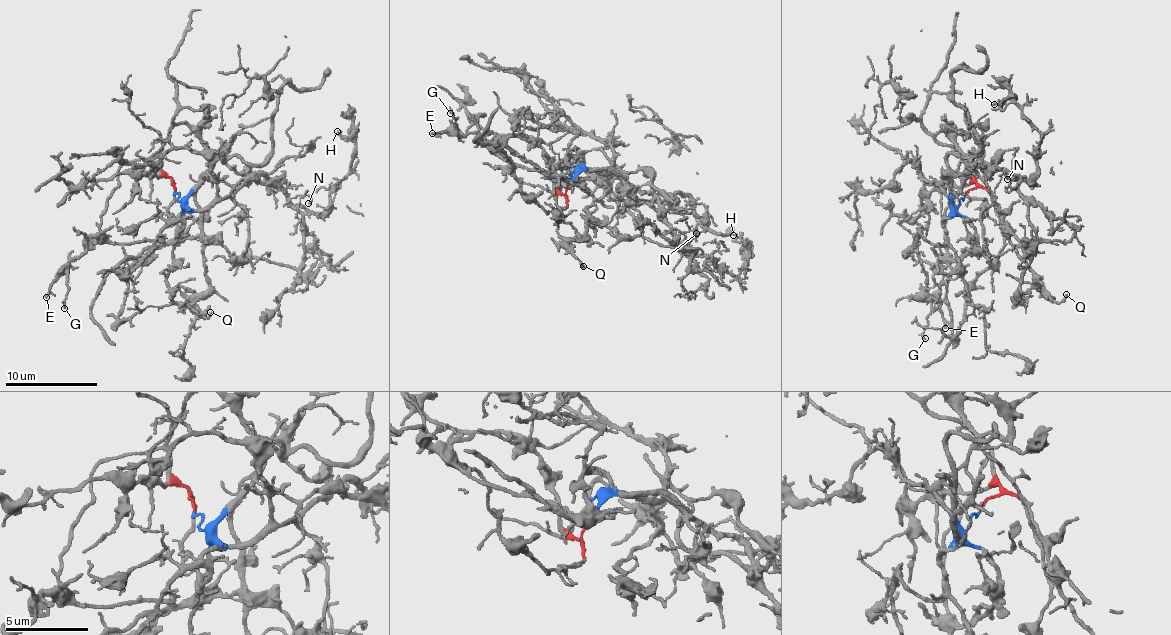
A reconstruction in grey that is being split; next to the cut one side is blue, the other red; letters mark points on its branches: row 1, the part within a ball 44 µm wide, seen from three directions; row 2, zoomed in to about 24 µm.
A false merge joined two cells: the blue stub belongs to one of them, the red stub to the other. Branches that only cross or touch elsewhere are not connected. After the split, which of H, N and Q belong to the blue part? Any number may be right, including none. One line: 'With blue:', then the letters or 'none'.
With blue: H, N

